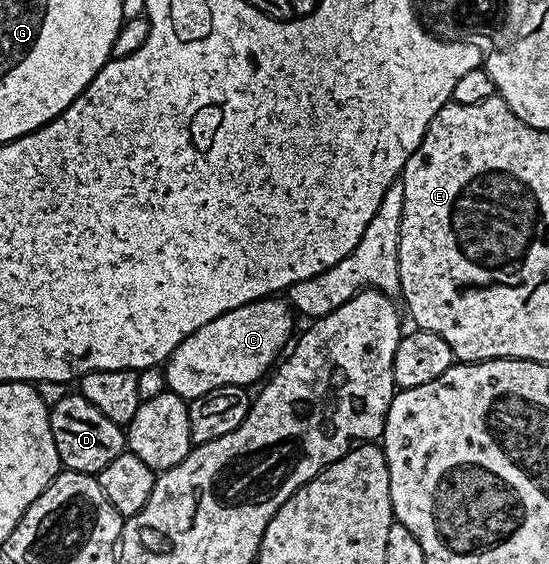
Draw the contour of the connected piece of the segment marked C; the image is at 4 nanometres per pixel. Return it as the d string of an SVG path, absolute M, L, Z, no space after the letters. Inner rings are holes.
M279 295L262 297L260 301L245 303L225 311L225 315L217 315L217 319L205 323L205 327L197 327L197 331L190 333L171 352L162 370L166 388L190 403L197 399L197 395L213 391L213 387L251 387L276 364L277 358L292 340L294 319L292 306Z

